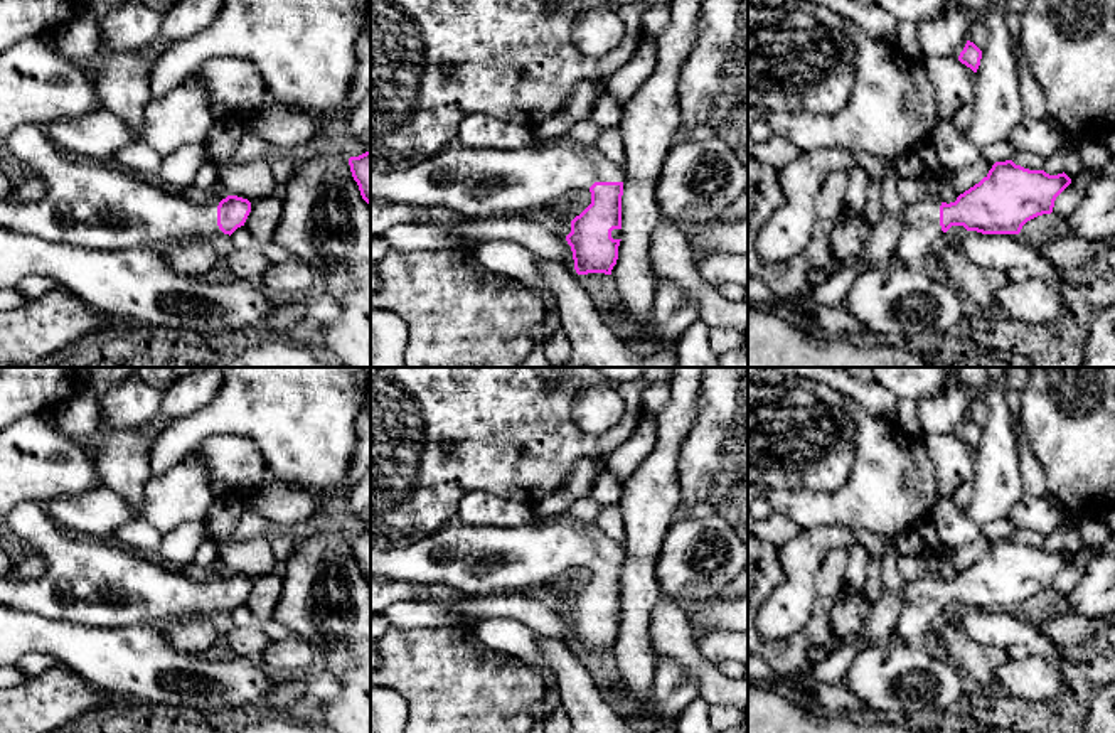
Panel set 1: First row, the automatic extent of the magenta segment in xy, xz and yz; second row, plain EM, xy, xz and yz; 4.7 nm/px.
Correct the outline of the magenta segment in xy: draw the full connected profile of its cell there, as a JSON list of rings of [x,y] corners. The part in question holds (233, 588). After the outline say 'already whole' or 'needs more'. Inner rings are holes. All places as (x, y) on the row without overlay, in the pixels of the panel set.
[[[39,502],[17,504],[8,511],[3,526],[39,551],[47,561],[47,570],[32,581],[0,576],[0,605],[45,618],[94,627],[150,625],[157,630],[167,623],[202,618],[226,623],[251,590],[251,580],[237,573],[194,581],[182,570],[168,568],[157,558],[140,556],[111,539],[72,534]]]; needs more

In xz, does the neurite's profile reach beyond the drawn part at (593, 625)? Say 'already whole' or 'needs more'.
needs more

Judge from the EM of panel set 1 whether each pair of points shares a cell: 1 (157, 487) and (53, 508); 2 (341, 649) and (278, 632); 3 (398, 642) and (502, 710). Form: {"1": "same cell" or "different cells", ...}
{"1": "same cell", "2": "different cells", "3": "same cell"}

